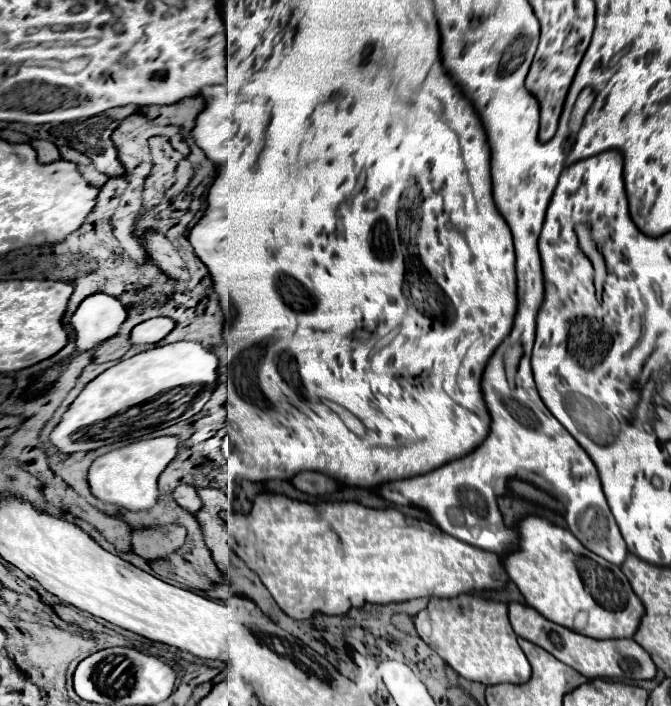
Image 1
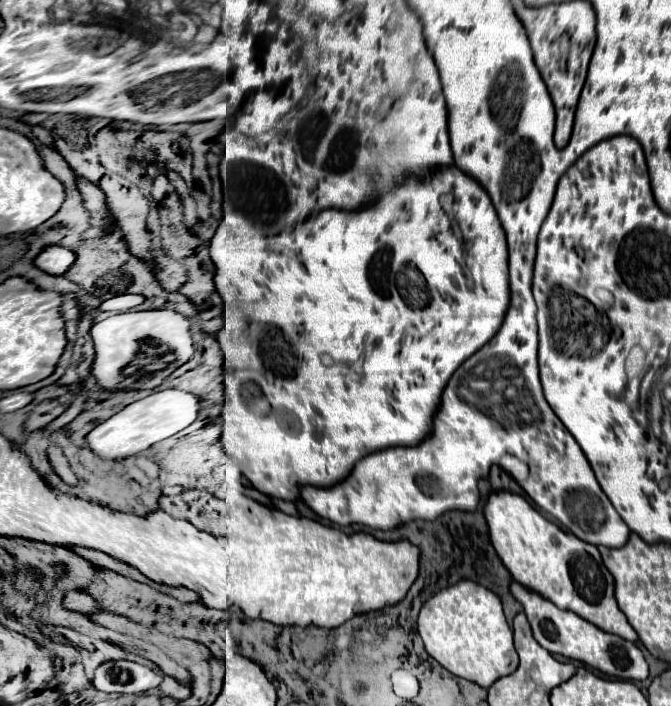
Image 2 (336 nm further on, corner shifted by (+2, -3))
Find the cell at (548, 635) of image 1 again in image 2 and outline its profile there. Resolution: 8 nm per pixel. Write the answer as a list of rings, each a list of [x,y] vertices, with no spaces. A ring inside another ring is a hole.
[[[512,582],[510,590],[512,590],[514,598],[524,606],[524,612],[532,626],[534,638],[550,654],[560,654],[560,656],[584,662],[590,668],[596,668],[602,674],[608,674],[612,678],[622,678],[622,680],[646,680],[648,678],[648,664],[644,660],[642,650],[634,642],[628,642],[620,636],[600,630],[596,624],[584,620],[582,616],[574,614],[572,610],[560,610],[554,602],[546,600],[544,596],[540,596],[534,590],[528,590],[520,582]]]

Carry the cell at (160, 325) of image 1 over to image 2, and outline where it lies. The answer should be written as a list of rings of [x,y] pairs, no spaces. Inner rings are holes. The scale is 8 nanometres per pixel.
[[[118,294],[114,298],[108,298],[108,300],[100,302],[98,310],[110,312],[110,314],[118,314],[118,312],[130,310],[130,308],[142,304],[142,302],[144,302],[144,296],[140,296],[140,294]]]

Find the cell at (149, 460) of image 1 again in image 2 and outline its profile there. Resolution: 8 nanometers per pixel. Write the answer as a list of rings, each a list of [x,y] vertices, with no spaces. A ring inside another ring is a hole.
[[[178,388],[154,390],[150,396],[124,406],[120,412],[116,412],[114,416],[110,416],[102,424],[98,424],[86,436],[86,440],[88,440],[88,446],[94,448],[94,454],[98,454],[100,458],[134,456],[134,454],[150,448],[152,444],[190,426],[198,418],[198,410],[200,410],[200,398],[190,392],[184,392]]]

